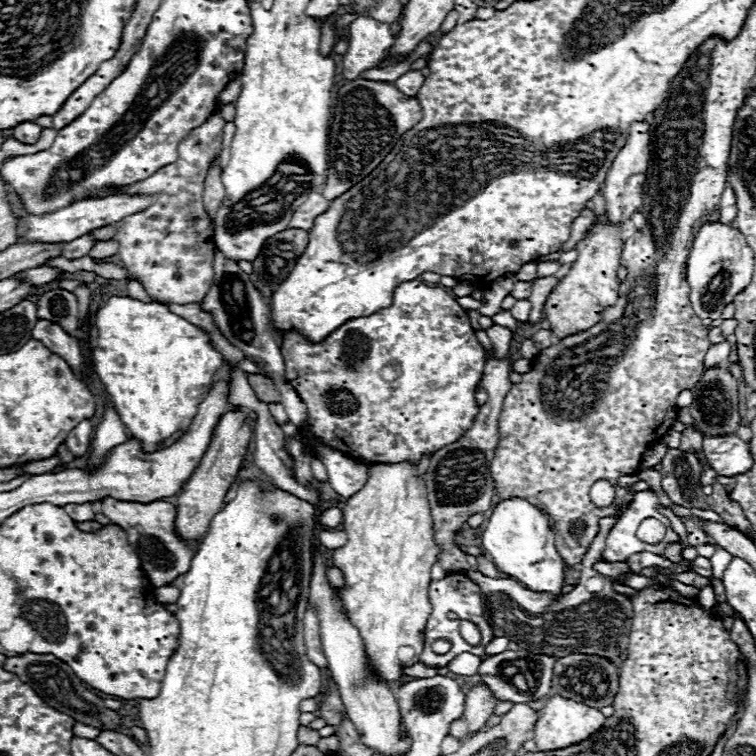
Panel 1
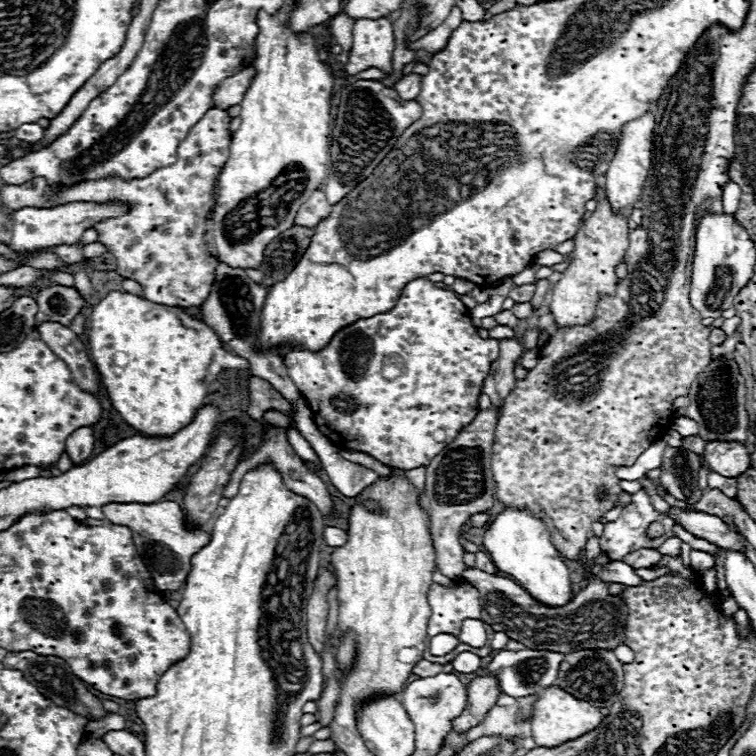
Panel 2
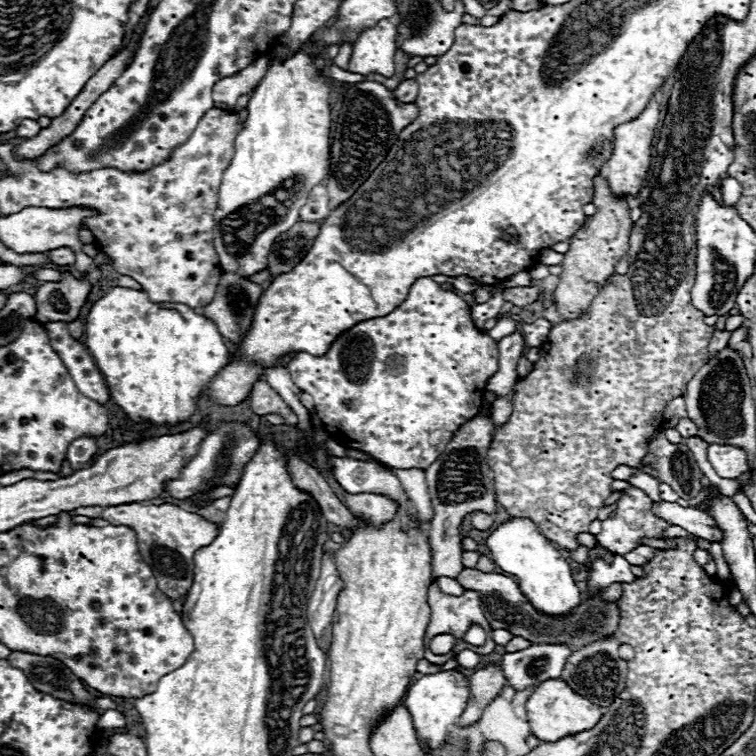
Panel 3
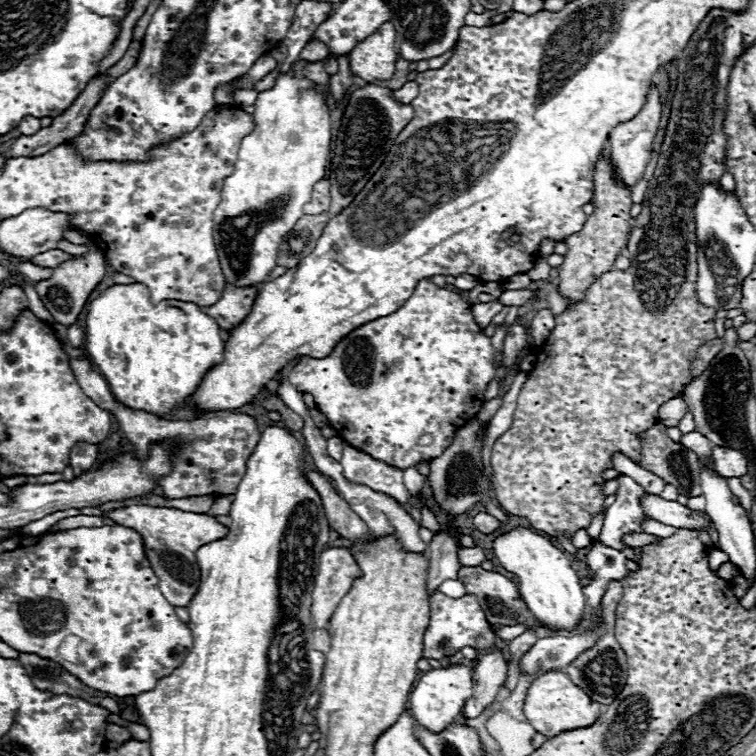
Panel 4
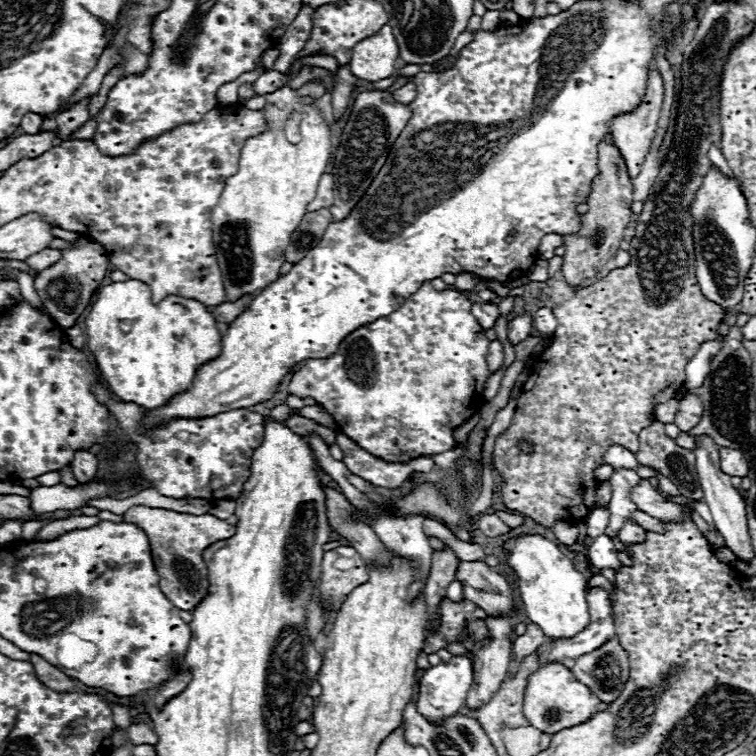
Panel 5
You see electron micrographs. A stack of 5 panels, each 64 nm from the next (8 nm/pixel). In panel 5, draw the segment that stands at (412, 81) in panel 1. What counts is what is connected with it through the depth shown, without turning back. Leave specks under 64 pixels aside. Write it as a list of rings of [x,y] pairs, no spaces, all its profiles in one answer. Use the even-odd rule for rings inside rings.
[[[408,82],[408,84],[404,84],[402,88],[394,90],[392,96],[394,96],[396,102],[406,102],[406,104],[410,104],[410,102],[416,98],[416,86],[414,86],[412,82]]]

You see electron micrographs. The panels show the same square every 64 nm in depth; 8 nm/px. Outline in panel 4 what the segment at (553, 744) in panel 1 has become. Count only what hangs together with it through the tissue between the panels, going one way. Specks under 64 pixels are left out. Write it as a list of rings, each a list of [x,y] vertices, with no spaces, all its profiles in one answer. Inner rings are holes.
[[[550,670],[534,678],[532,686],[528,688],[528,694],[524,700],[524,714],[536,732],[544,734],[546,738],[552,738],[552,736],[558,736],[560,732],[594,724],[602,712],[600,712],[600,704],[594,702],[580,686],[576,686],[566,672]]]

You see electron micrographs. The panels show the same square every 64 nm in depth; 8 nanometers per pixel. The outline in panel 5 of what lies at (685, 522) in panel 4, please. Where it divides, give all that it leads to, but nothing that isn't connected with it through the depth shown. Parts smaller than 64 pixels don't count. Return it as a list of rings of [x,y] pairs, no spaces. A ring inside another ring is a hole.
[[[642,480],[638,486],[634,486],[634,490],[630,492],[630,498],[642,512],[650,514],[652,518],[660,518],[664,522],[682,520],[682,508],[676,506],[674,502],[664,500],[662,494],[654,490],[648,480]]]

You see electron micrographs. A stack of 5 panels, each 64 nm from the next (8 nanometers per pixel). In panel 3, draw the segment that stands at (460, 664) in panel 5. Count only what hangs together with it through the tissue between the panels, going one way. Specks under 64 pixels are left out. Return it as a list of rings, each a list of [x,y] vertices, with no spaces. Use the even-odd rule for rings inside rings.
[[[446,670],[446,672],[436,672],[436,674],[424,674],[420,680],[410,684],[402,704],[408,708],[414,720],[418,738],[426,740],[430,748],[436,748],[450,734],[452,726],[458,722],[460,714],[464,712],[468,700],[470,700],[470,686],[466,682],[466,676],[458,670]]]

